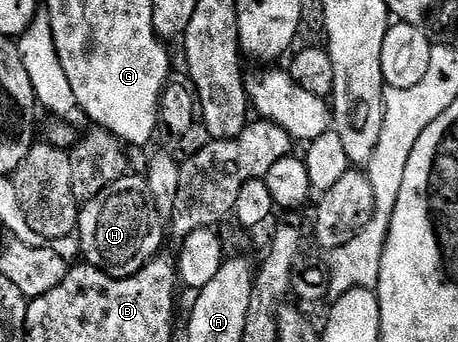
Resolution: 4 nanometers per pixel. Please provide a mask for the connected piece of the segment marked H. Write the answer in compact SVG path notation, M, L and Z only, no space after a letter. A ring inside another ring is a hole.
M124 175L118 187L91 198L82 206L77 226L77 238L83 248L82 260L104 271L138 273L163 245L165 217L159 211L155 196L149 191L146 180L130 181Z

